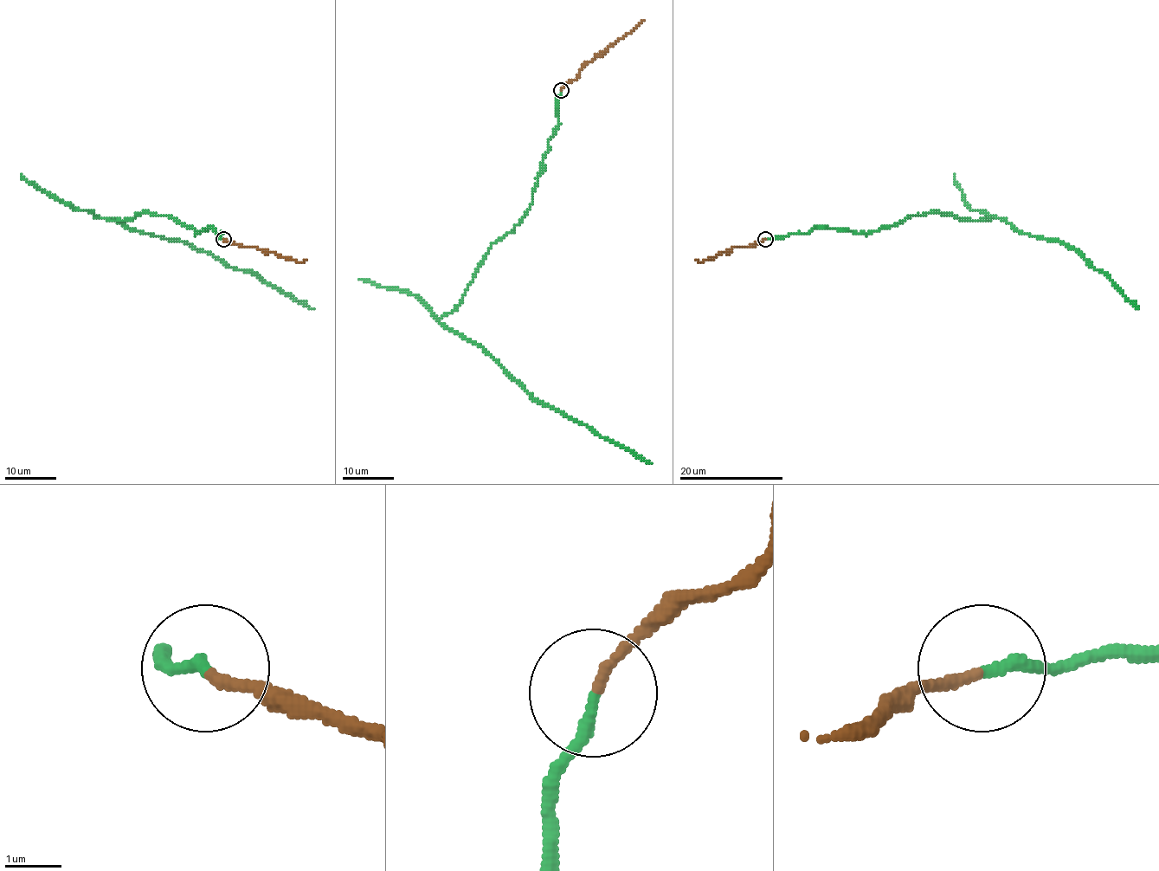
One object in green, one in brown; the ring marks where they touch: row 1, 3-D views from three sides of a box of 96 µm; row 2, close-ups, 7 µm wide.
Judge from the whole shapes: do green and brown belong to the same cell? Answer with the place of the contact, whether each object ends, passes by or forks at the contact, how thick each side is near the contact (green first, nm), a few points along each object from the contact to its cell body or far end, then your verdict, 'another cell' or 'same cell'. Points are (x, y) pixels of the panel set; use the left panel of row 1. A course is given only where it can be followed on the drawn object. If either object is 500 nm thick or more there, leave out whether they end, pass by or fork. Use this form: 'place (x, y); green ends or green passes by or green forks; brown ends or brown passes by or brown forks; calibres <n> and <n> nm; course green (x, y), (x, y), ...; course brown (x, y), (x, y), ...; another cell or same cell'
place (223, 239); green ends; brown ends; calibres 200 and 170 nm; course green (224, 240), (211, 228), (196, 233), (167, 215), (101, 219), (185, 241), (313, 309); course brown (224, 240), (240, 246), (268, 249), (298, 261), (305, 259); another cell

